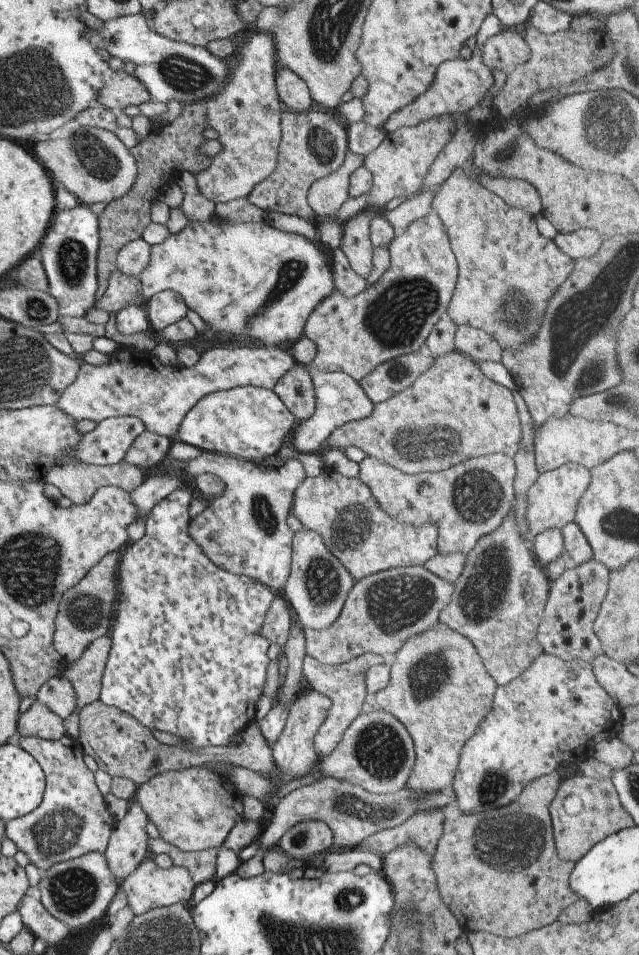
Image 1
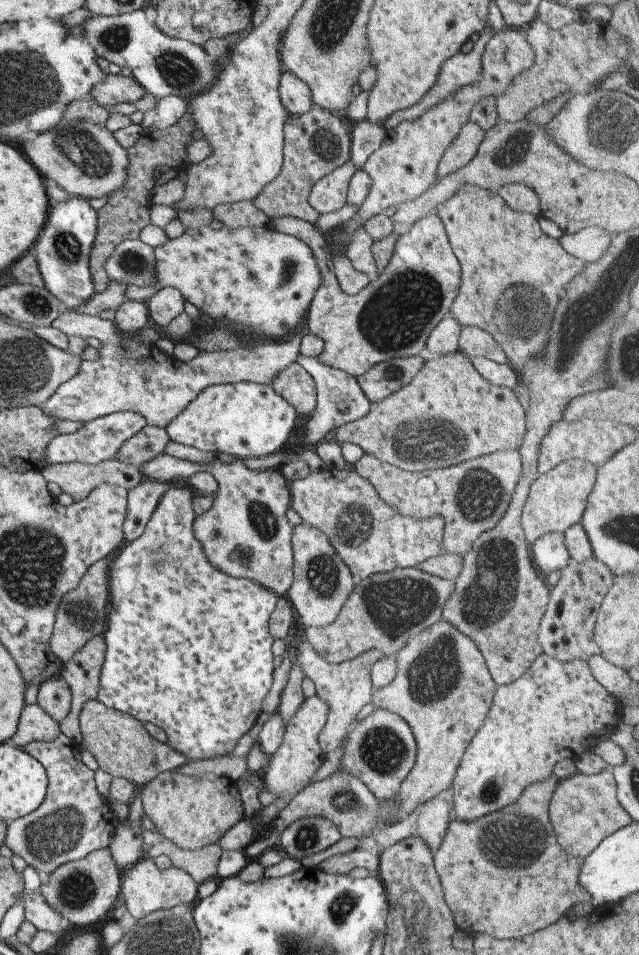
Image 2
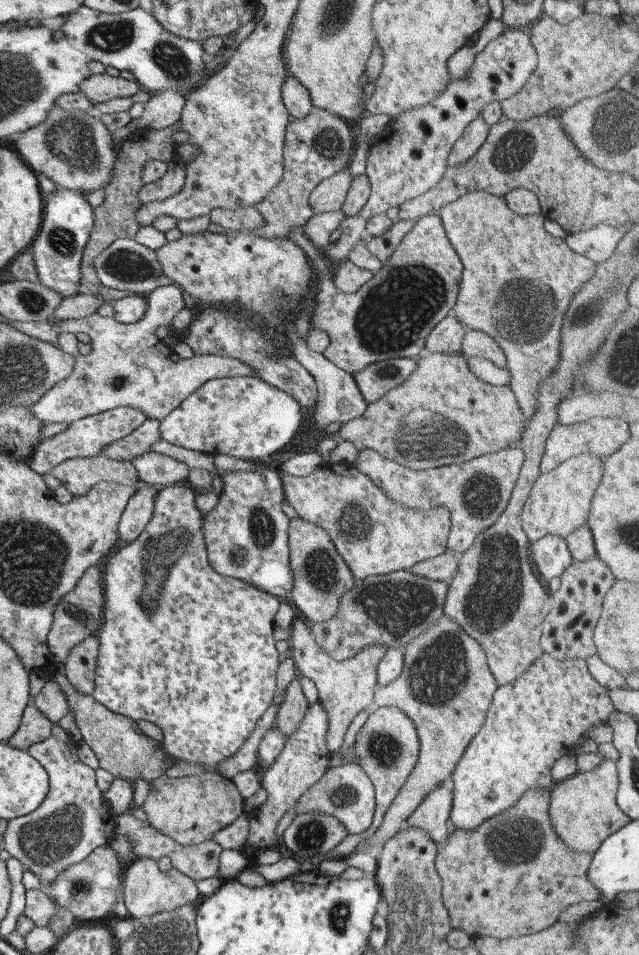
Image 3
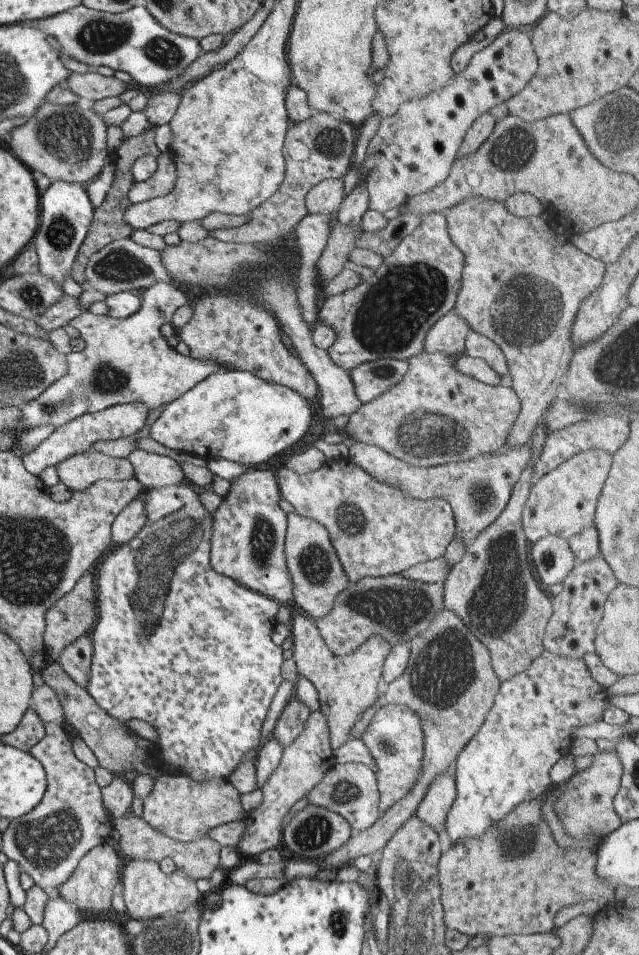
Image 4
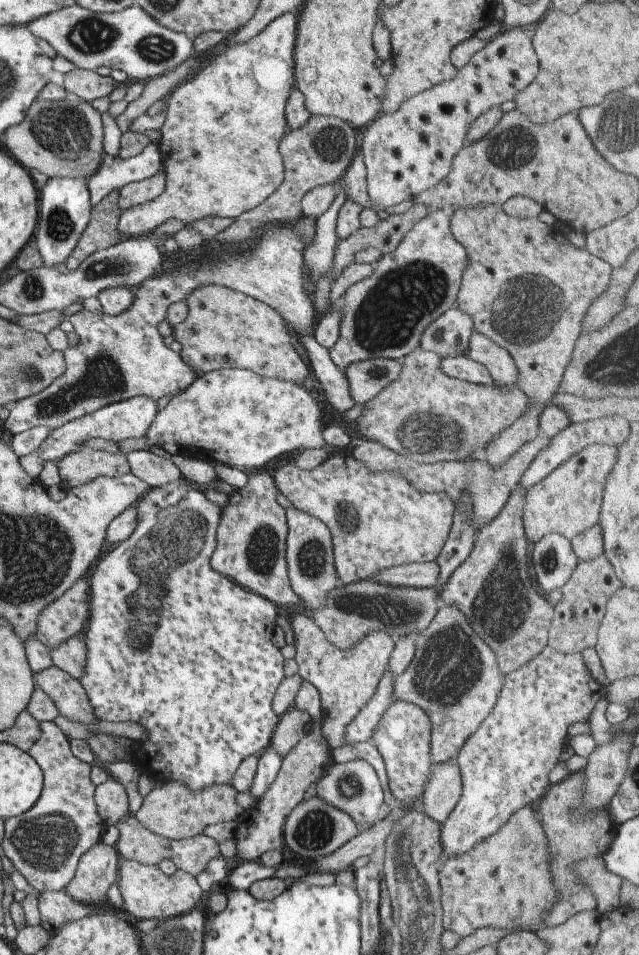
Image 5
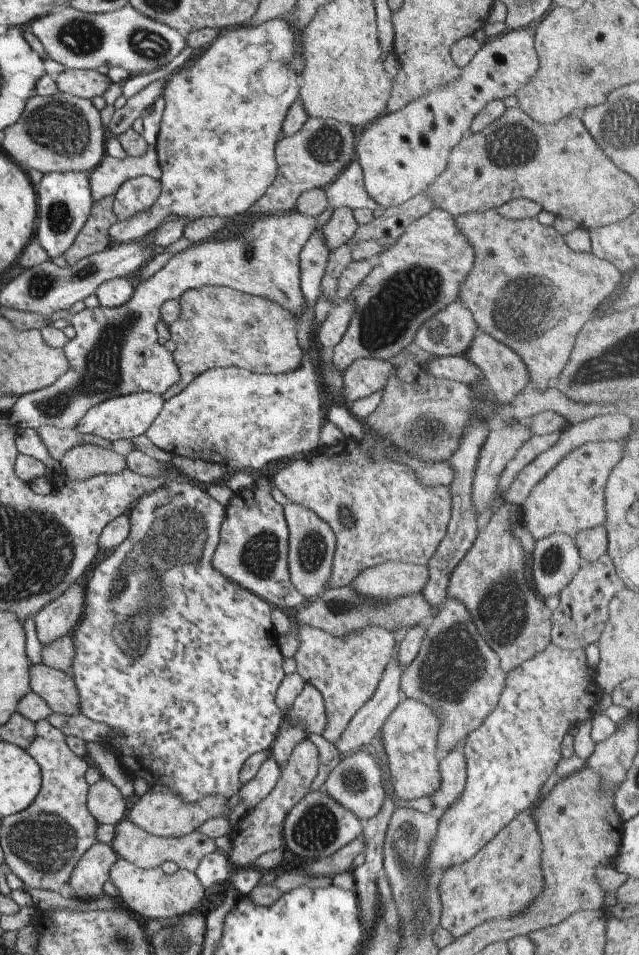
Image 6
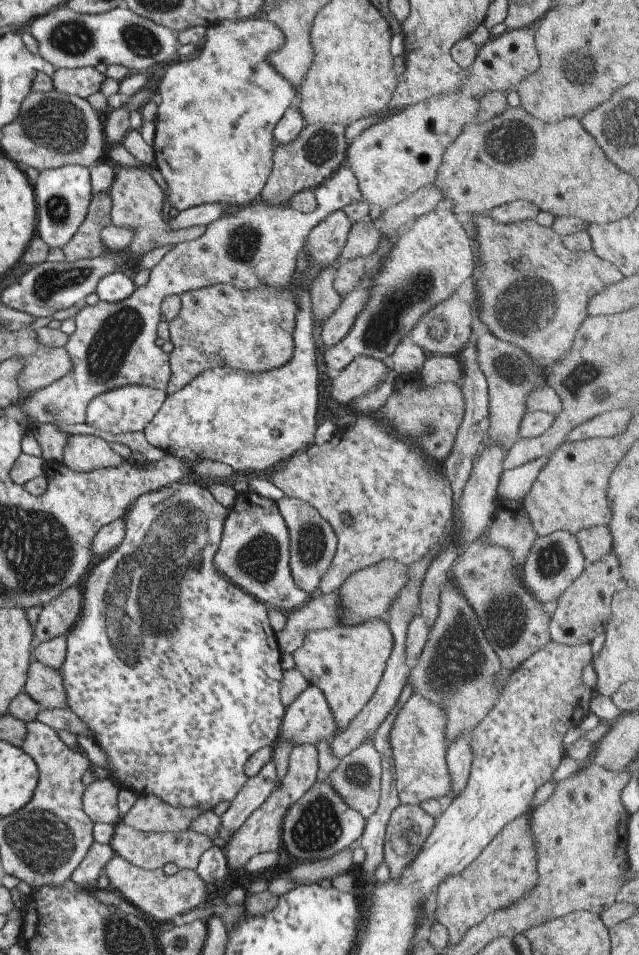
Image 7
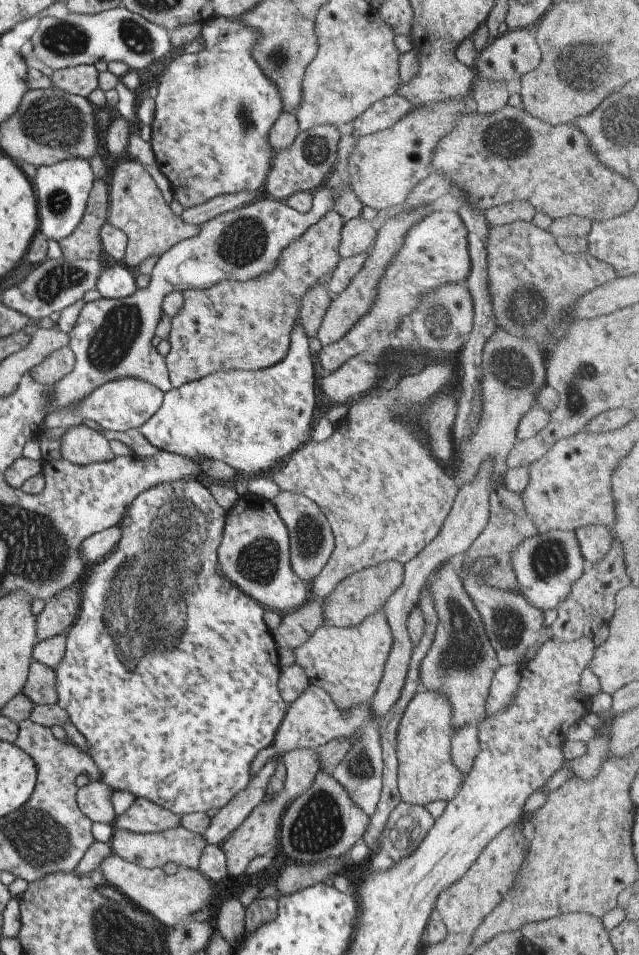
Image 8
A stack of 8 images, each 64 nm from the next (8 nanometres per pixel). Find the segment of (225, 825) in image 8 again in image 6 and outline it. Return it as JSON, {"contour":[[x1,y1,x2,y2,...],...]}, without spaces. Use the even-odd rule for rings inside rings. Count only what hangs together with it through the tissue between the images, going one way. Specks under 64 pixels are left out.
{"contour":[[273,755,268,756,266,762,260,766,258,774,239,790,240,802,234,807,228,818,233,826,236,826,237,822,258,802,262,802,266,798,266,795,276,786,280,774,280,766,278,766,276,758]]}

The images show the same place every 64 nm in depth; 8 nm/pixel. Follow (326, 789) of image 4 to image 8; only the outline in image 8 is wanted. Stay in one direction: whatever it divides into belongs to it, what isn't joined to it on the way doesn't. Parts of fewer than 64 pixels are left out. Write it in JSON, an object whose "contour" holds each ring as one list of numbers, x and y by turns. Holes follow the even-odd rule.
{"contour":[[309,685,292,704,288,705,284,720,276,731,272,748,275,756,298,748,317,750,331,740,341,737,350,738,352,748,336,765,331,774,332,778,338,784,342,784,342,788,350,794,352,802,371,817,376,812,382,792,384,759,380,746,380,721,374,716,370,703,358,704,344,712,332,702,326,690]]}

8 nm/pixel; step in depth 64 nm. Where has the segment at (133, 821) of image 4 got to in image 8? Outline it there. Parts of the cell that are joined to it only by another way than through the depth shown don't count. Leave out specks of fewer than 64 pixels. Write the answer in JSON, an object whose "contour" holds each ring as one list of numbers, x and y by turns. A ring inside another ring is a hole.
{"contour":[[184,827,168,829,157,833,140,834,128,830,114,829,108,842,111,849,120,858,143,866,145,869,163,868,165,864,174,863,179,867,197,870,200,857,208,842,204,836,186,830]]}

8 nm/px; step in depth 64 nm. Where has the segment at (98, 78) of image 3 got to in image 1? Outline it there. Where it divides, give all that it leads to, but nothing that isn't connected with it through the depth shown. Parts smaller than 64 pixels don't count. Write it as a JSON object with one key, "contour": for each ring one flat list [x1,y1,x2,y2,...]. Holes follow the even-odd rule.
{"contour":[[123,69,115,72,112,84,104,86,97,92,97,104,105,106,117,114,126,111,129,107,138,107,144,102,152,100,144,84,125,72]]}

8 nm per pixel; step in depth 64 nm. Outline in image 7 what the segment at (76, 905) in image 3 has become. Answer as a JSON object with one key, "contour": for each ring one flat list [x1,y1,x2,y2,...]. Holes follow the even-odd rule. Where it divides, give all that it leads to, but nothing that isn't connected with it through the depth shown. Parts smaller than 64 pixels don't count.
{"contour":[[94,841,78,868,72,873,71,879,78,888,96,888,99,877,105,874,106,864,114,858,114,855,110,844]]}

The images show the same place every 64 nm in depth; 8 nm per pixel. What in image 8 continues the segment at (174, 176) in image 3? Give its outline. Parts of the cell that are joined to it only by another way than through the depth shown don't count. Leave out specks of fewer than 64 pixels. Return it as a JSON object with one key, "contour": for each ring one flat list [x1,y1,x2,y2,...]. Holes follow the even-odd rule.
{"contour":[[134,159,121,161,110,176,108,185,109,217,107,222,118,230,122,230,128,238,123,265,138,268,150,256,162,257,169,248,180,241,200,234,198,225,186,224,180,215,172,212,150,172,142,164,134,162]]}

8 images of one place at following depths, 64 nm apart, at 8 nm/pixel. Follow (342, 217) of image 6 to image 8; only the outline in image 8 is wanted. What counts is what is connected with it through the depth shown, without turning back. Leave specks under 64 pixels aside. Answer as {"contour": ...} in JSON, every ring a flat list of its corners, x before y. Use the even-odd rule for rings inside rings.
{"contour":[[327,212,298,240,294,240,290,246,284,248,284,252,280,254,278,262,272,266,270,272,248,282,223,280,207,289,183,291,184,304,180,312,171,318,169,334,171,350,165,357,173,388,180,388,214,372,224,372,224,370,256,372,282,362,290,348,291,332,298,322,304,294,310,288,314,288,318,282,325,283,340,262,342,226,344,226,344,218,338,212]]}

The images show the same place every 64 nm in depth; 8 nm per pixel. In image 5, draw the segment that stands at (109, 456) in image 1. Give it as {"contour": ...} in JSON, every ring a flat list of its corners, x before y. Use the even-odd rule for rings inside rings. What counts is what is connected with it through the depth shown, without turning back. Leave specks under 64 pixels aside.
{"contour":[[144,396,108,404,108,406,100,408,100,410,85,414,80,418,66,423,64,426,54,429,46,440,42,442,39,454,20,456,18,458,20,466,24,468,24,472,26,472,28,476,38,480,48,460,58,463,64,456,68,456,71,452,76,452,82,448,84,442,88,439,104,438,104,440,113,440,118,443,128,438,145,436,157,414,158,404,156,404,152,398,144,398]]}

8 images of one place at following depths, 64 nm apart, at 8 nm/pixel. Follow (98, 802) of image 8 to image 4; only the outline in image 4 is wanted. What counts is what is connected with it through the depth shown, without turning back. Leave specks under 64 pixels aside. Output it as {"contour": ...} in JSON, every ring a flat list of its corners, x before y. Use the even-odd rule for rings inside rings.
{"contour":[[114,776,108,786,101,788,103,806,113,819,131,813,134,793,131,783,121,776]]}

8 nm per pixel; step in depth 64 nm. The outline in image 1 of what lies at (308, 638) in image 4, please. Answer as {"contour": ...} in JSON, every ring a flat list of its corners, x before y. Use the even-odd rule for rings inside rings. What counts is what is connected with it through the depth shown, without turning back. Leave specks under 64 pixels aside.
{"contour":[[366,652,362,656,349,660,344,664,325,665,318,664,318,660,310,654,305,654,303,658,302,674,310,687,320,694,326,694,332,702,330,710,327,712,326,718,318,732,314,736,314,750,319,758,330,756,335,748,340,744,344,732,354,718,362,713,362,704,370,700,366,694,366,673,370,672,370,667,374,665,382,665,382,655,376,655,375,652]]}

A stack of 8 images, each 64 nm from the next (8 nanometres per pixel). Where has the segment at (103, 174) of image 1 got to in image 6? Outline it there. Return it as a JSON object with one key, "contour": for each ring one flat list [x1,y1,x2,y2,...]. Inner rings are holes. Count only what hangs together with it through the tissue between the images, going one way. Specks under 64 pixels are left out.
{"contour":[[60,93,59,96,34,95,20,116,20,120,4,130,2,146,14,162,40,170,44,174,52,172,89,173,104,158,104,125,101,114,92,101,74,95]]}

